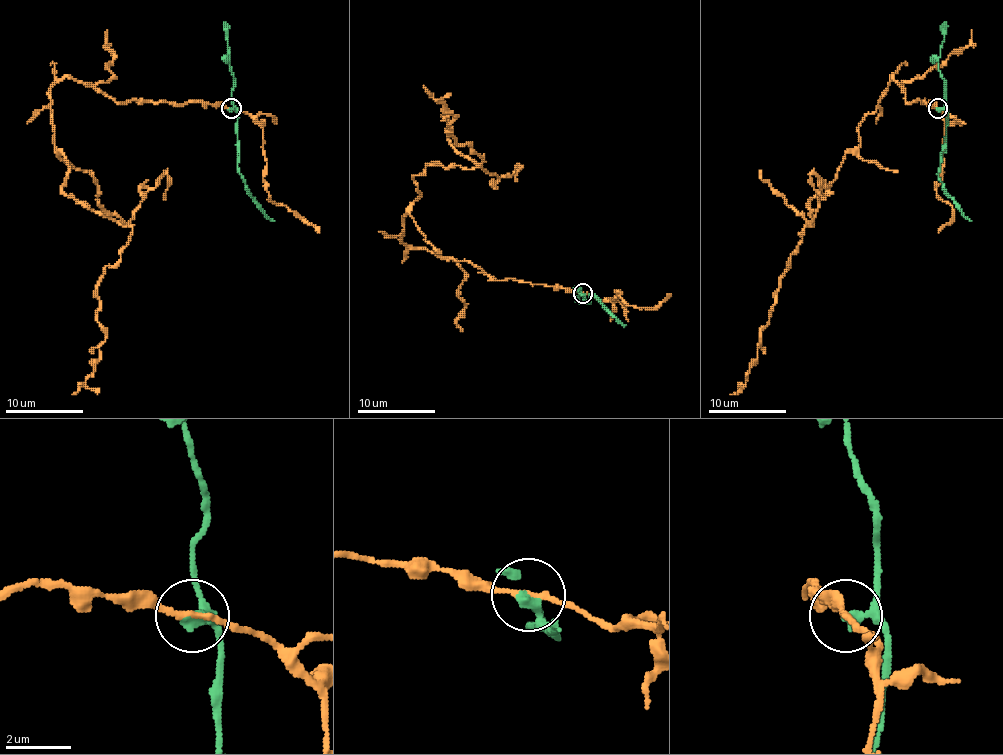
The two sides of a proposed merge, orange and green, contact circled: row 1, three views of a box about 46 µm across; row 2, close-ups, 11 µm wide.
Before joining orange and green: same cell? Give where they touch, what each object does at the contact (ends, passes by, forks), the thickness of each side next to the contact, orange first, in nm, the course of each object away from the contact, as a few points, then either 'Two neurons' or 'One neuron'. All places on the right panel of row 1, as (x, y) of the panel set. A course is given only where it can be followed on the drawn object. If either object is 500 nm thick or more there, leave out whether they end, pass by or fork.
Place: (938, 108). At the ring orange passes by. At the ring green passes by. Thickness 170 nm (orange) against 260 nm. Course of orange: (938, 108), (907, 102), (893, 77), (860, 143), (810, 199), (814, 223), (730, 394). Course of green: (938, 108), (948, 114), (946, 149), (938, 178), (942, 190), (969, 221). Two neurons

